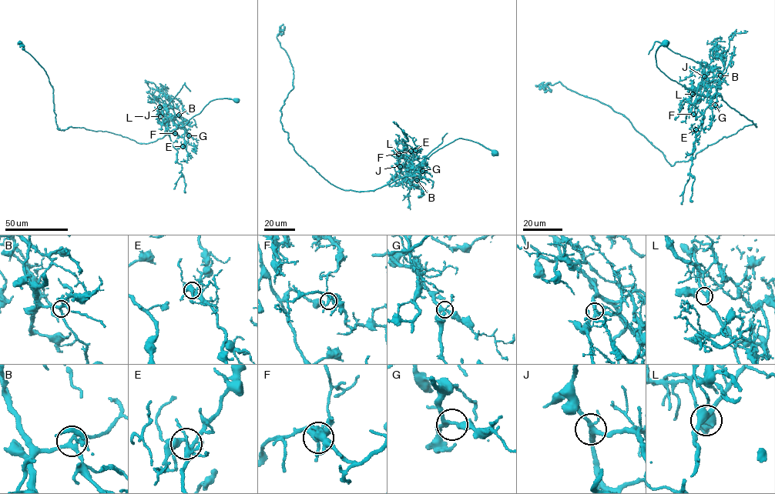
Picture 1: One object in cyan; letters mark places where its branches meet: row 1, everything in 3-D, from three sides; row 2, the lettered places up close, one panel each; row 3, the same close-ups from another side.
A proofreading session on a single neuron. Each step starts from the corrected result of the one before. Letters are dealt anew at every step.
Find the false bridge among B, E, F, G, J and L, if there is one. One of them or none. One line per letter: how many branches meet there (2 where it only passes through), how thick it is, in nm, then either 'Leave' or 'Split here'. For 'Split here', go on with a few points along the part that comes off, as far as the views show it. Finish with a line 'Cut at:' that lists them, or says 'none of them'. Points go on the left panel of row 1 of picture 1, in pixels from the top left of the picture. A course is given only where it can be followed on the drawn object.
B: Branches: 4. Thickness 220 nm. Leave
E: Branches: 4. Thickness 220 nm. Leave
F: Branches: 4. Thickness 240 nm. Split here. Course of the part to remove: (175, 133), (177, 125), (159, 105), (182, 165), (186, 192)
G: Branches: 3. Thickness 240 nm. Leave
J: Branches: 4. Thickness 280 nm. Leave
L: Branches: 4. Thickness 320 nm. Leave
Cut at: F

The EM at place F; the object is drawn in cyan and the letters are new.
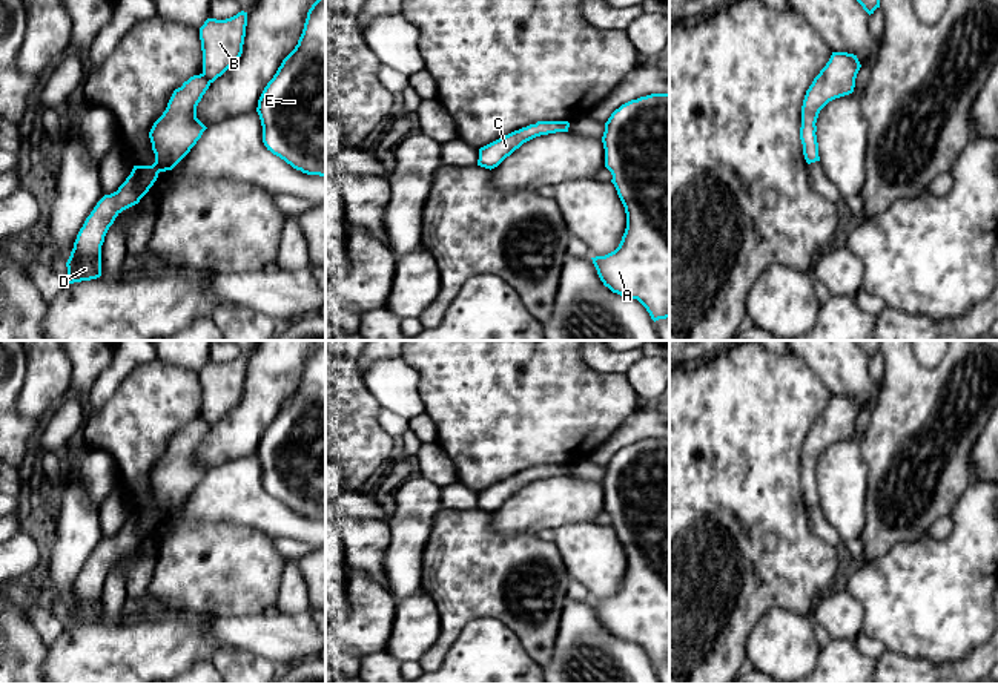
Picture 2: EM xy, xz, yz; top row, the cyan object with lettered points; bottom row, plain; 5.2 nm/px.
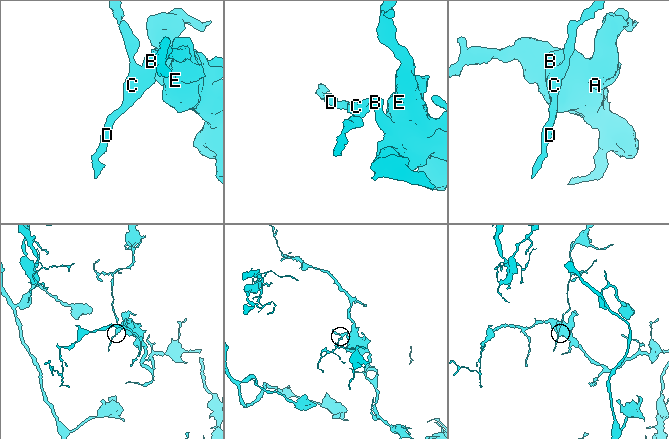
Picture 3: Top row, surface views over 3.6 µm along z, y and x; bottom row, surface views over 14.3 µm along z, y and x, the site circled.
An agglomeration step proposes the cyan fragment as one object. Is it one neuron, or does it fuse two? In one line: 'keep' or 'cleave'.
cleave

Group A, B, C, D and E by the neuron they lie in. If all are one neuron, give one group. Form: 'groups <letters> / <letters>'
groups A B E / C D

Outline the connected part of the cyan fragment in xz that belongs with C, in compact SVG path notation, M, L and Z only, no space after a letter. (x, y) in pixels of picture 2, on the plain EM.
M530 468L524 477L520 474L514 474L493 486L481 491L478 509L491 514L491 512L497 511L507 500L510 500L524 486L527 486L536 480L540 480L540 478L542 477L536 472L536 468Z

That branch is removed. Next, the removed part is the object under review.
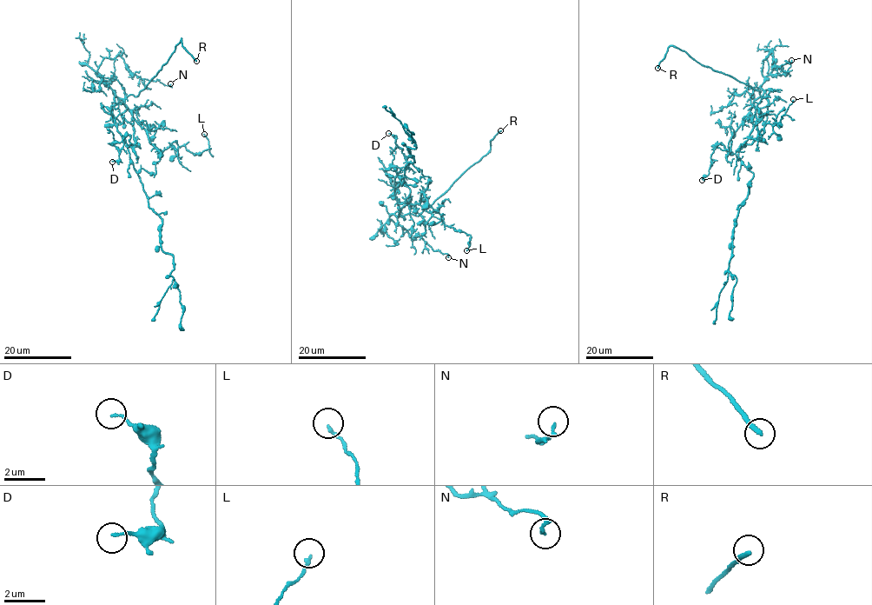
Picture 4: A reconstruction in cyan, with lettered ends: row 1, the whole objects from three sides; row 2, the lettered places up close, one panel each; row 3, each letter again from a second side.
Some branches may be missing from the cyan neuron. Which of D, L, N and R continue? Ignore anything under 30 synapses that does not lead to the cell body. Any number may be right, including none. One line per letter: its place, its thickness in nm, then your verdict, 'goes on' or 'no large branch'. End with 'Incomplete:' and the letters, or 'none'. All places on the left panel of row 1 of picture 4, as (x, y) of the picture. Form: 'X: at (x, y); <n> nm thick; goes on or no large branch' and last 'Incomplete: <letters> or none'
D: at (112, 162); 120 nm thick; no large branch
L: at (204, 134); 140 nm thick; no large branch
N: at (170, 83); 140 nm thick; no large branch
R: at (196, 61); 220 nm thick; goes on
Incomplete: R

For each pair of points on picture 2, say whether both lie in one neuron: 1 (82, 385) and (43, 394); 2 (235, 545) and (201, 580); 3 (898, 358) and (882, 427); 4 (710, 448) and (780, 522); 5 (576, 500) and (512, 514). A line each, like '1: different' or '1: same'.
1: different
2: same
3: same
4: same
5: same

